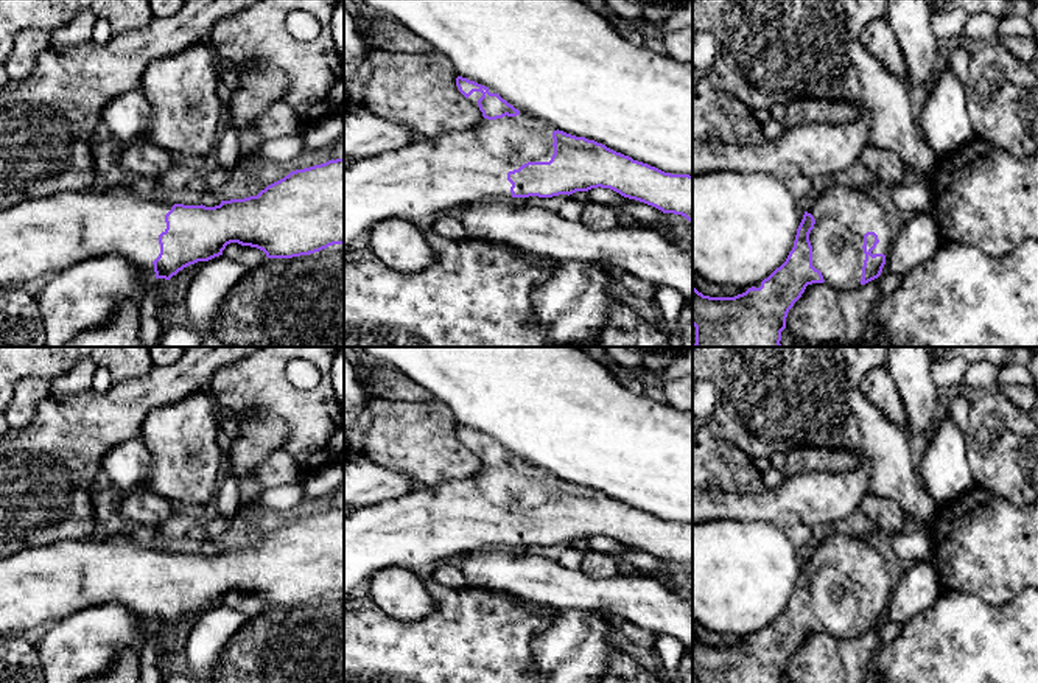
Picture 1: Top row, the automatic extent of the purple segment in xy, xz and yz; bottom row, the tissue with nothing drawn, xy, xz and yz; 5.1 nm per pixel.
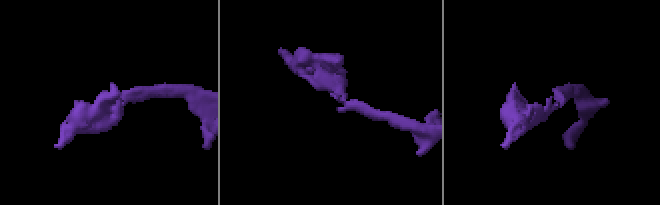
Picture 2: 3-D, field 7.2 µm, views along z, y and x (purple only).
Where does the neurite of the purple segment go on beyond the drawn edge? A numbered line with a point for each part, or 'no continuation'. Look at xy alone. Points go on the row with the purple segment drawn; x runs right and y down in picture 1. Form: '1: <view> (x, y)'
1: xy (50, 234)

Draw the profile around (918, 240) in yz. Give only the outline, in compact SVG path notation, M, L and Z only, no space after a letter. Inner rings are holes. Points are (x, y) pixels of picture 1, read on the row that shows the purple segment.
M932 212L914 213L893 238L882 272L907 275L914 268L931 260L940 250L942 241L942 230Z

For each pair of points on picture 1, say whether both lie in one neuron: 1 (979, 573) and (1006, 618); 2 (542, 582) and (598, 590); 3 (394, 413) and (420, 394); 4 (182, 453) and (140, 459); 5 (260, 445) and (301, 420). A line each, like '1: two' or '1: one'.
1: two
2: one
3: two
4: two
5: two

